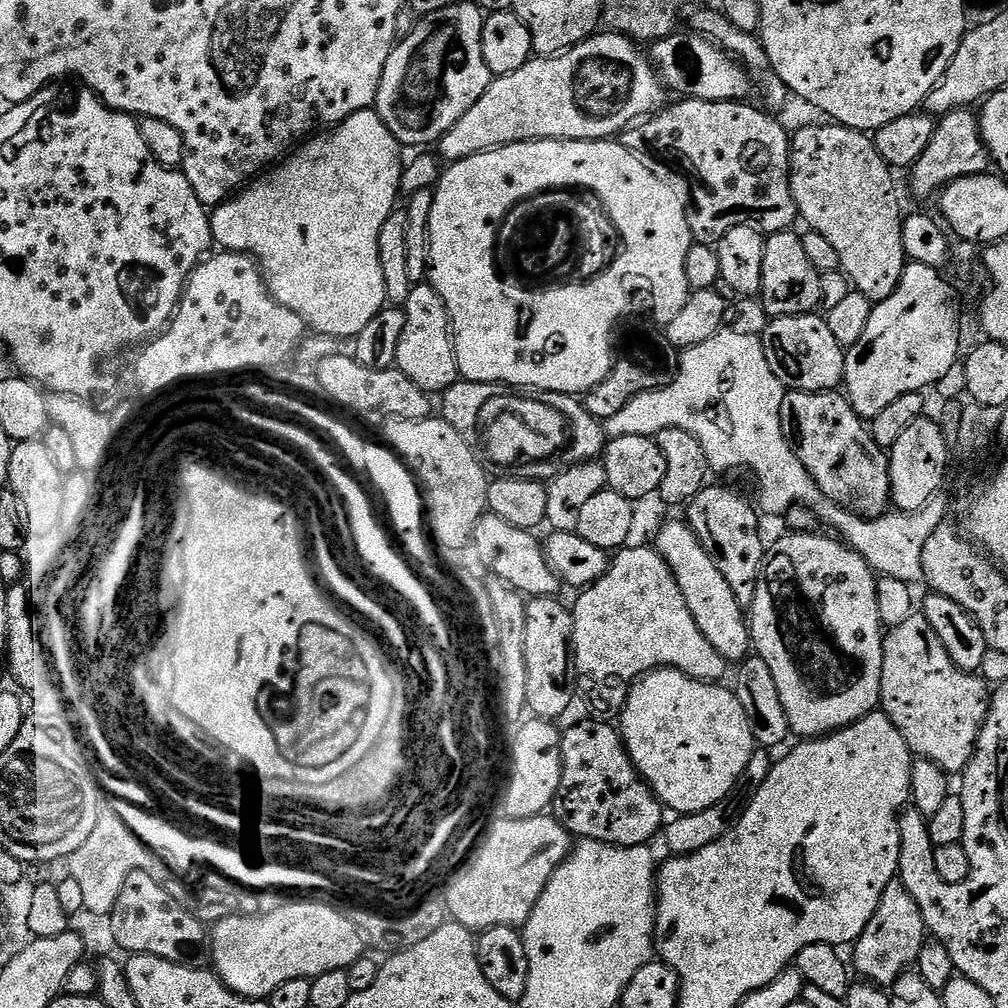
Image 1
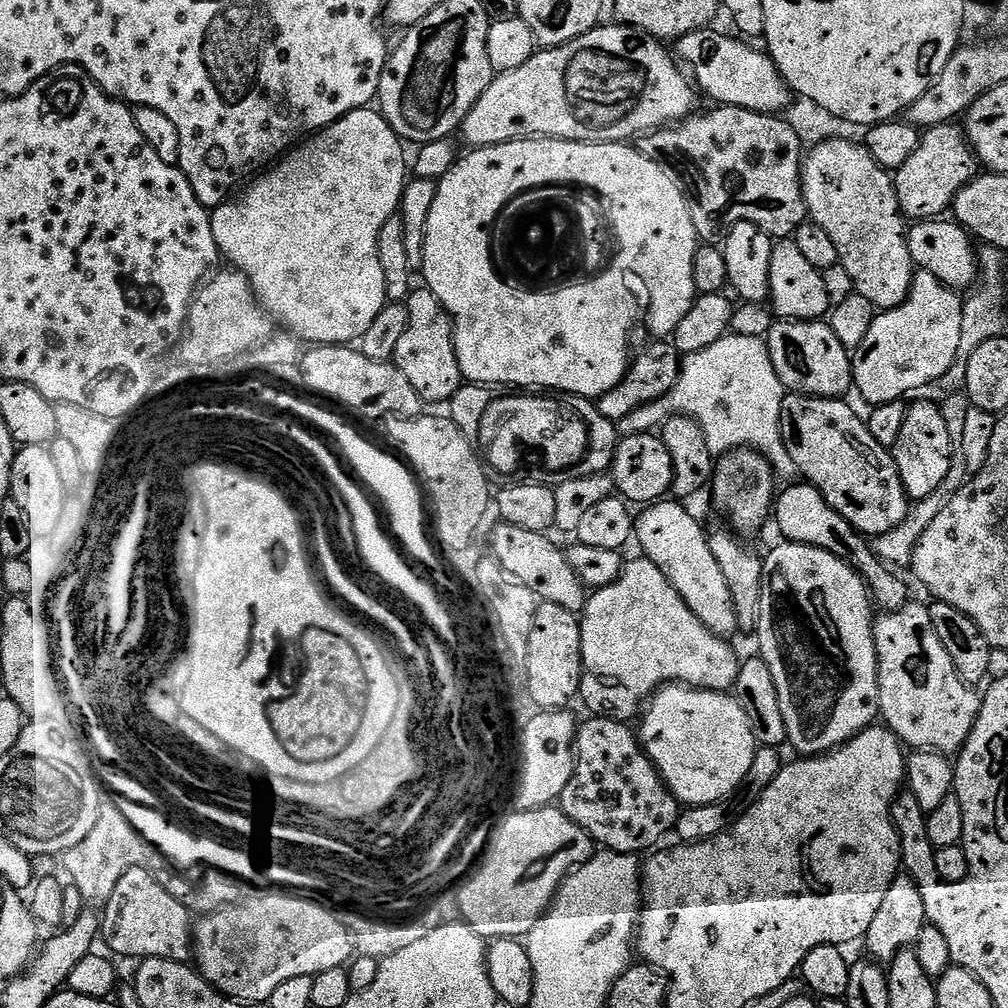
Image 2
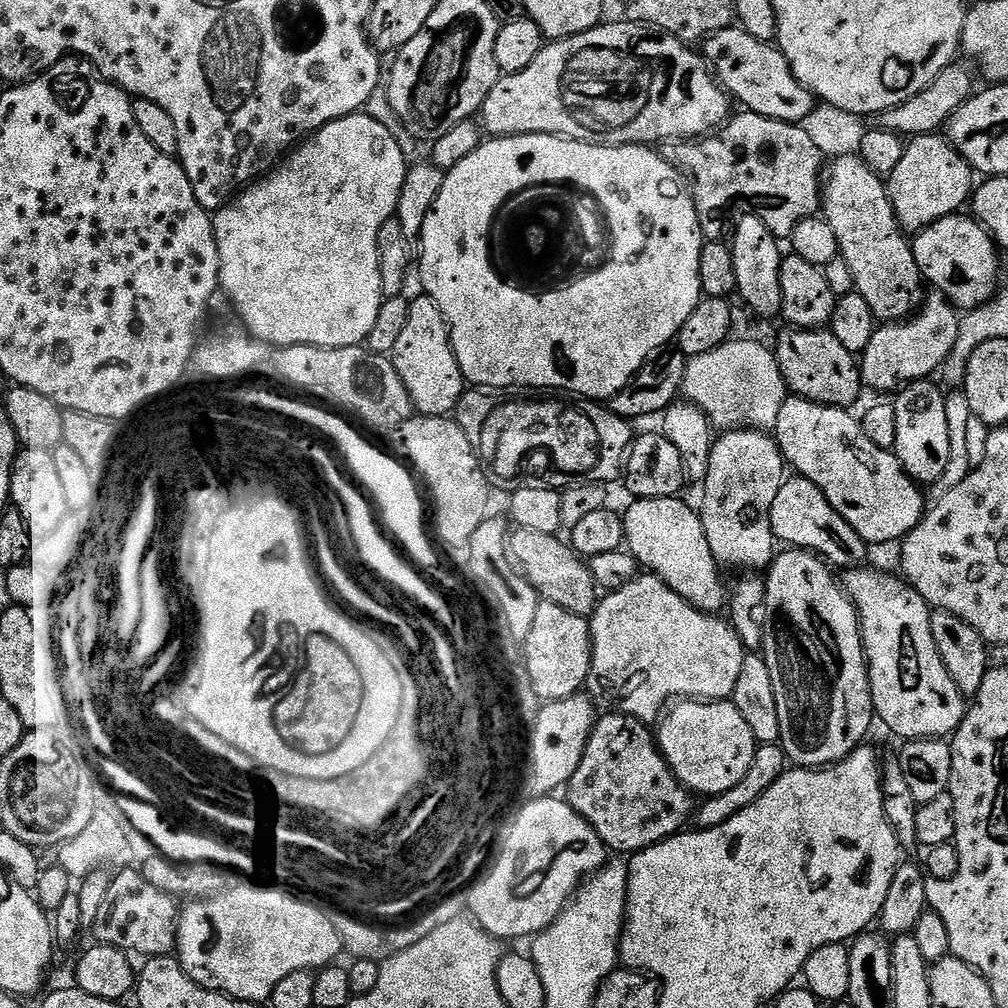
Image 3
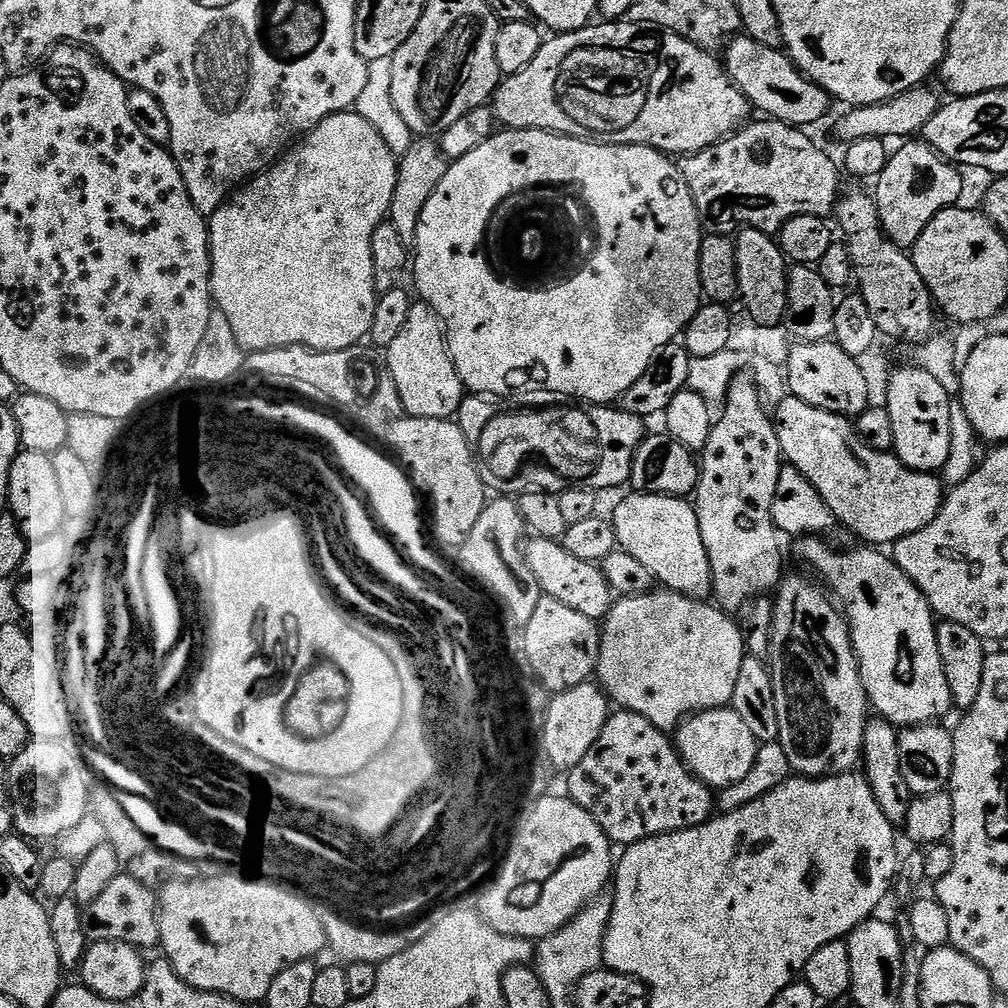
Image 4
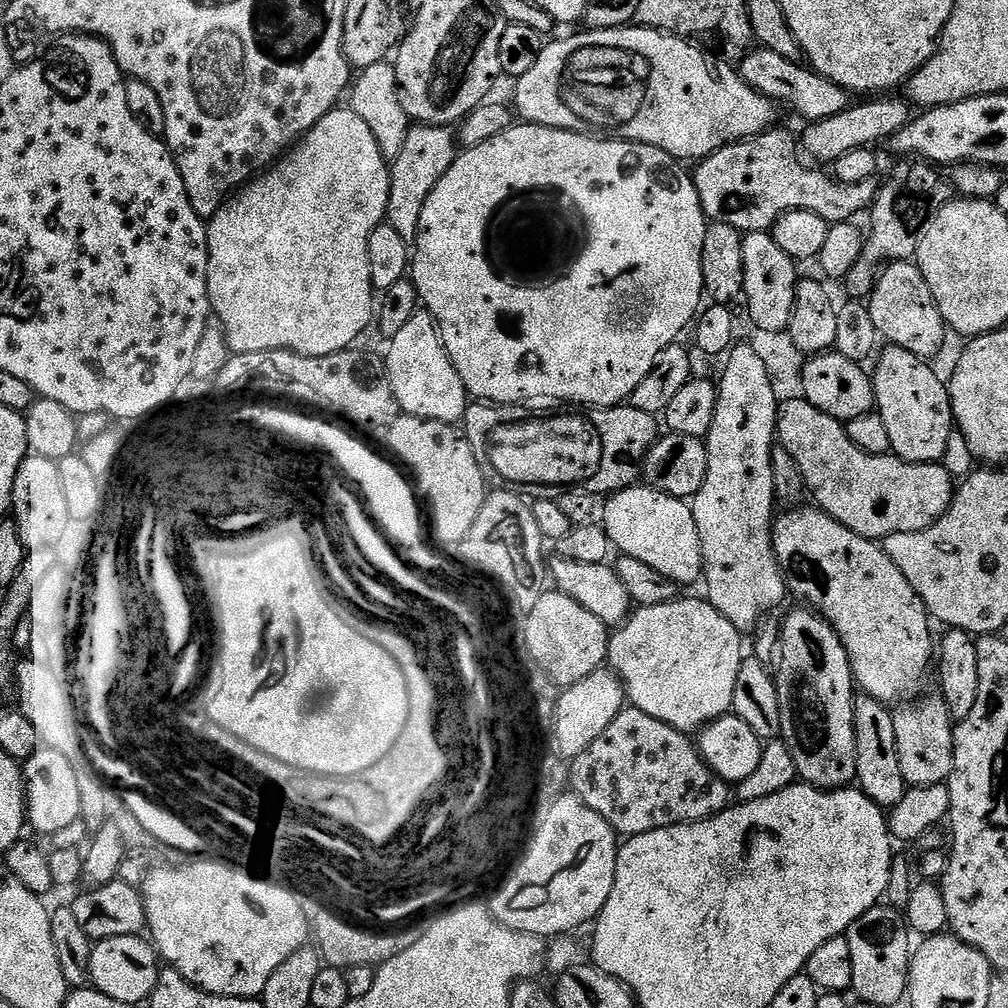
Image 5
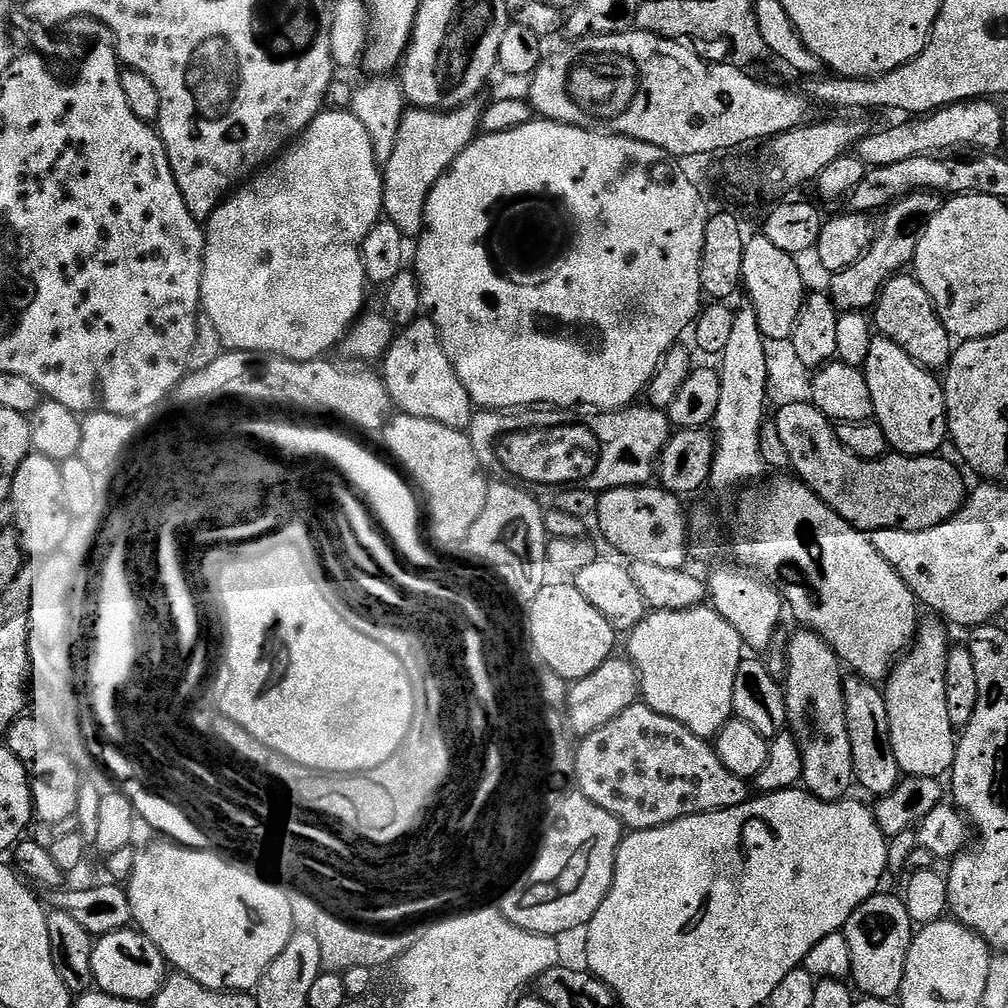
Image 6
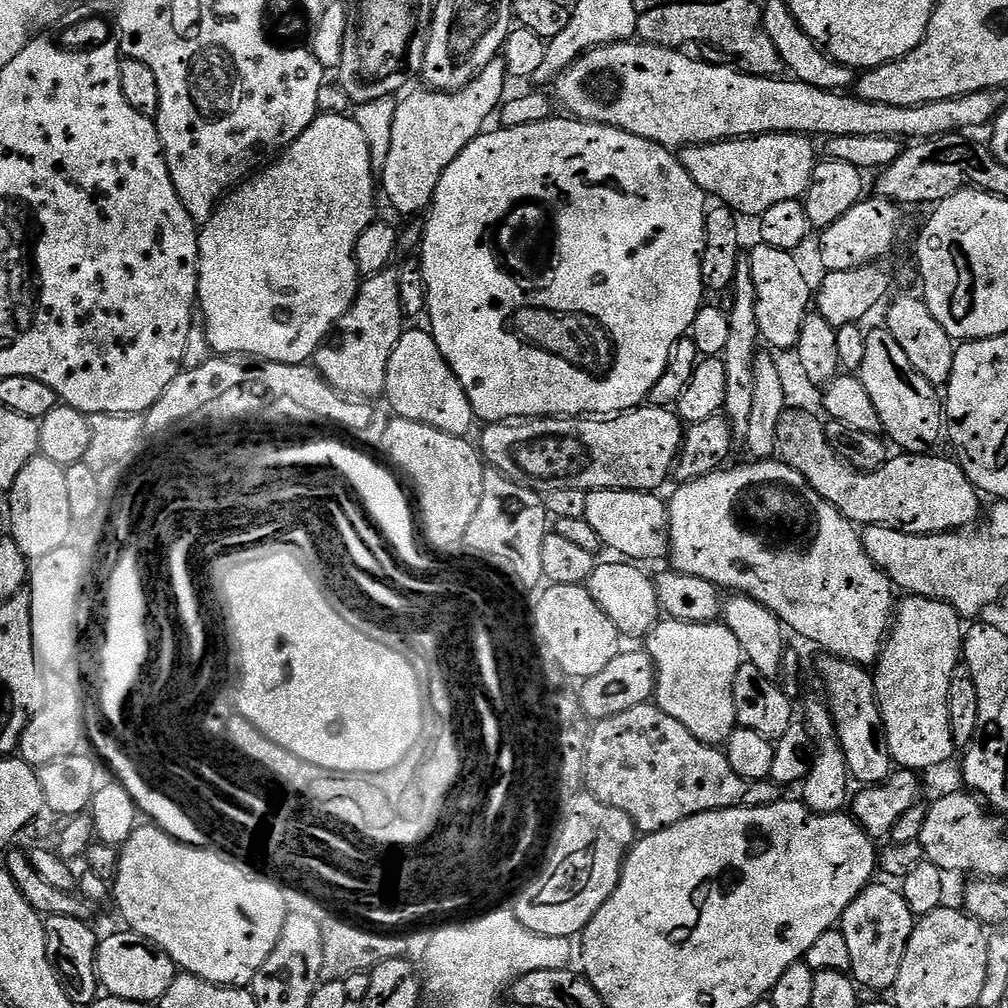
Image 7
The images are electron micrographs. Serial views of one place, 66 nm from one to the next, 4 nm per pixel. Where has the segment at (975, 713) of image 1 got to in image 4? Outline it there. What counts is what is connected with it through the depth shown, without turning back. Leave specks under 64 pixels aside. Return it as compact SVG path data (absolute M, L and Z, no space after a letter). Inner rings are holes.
M805 535L803 538L797 539L796 544L792 548L792 552L809 568L809 573L817 572L819 583L834 597L835 603L839 605L844 613L844 618L848 622L848 629L852 635L852 649L856 652L856 657L860 663L860 677L862 678L862 686L868 695L868 703L874 709L875 715L881 720L889 720L891 724L895 724L897 729L912 728L916 724L930 724L933 722L943 721L943 716L948 711L953 711L954 705L952 695L950 694L950 686L946 686L946 670L942 670L942 658L938 654L938 638L936 637L937 617L932 611L932 607L928 604L927 598L918 590L918 586L914 586L914 582L910 582L910 578L892 559L891 555L882 553L872 546L856 546L853 552L850 550L841 550L839 547L833 546L827 539L817 538L815 535Z

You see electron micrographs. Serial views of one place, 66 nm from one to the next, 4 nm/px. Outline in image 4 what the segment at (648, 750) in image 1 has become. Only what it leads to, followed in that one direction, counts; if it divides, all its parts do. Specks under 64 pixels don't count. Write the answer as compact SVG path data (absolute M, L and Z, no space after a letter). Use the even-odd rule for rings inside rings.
M730 706L711 708L688 717L674 733L674 743L680 751L680 759L703 784L713 790L734 786L746 778L754 758L758 741L750 734L746 722Z

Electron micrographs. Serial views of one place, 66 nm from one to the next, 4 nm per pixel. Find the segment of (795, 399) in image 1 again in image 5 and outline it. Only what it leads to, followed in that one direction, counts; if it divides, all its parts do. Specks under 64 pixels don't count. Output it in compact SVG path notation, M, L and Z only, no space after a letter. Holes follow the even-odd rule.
M792 400L779 405L776 414L776 434L778 444L797 462L805 489L809 493L812 491L812 496L816 499L813 500L815 507L867 540L882 542L890 534L926 530L946 514L953 502L954 477L944 469L942 463L911 464L895 454L866 454L866 450L850 442L841 421L818 410L809 400Z

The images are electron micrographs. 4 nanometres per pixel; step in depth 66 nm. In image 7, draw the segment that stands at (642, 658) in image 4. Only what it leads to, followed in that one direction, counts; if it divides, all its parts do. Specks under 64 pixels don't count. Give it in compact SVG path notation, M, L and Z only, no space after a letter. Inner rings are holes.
M664 618L648 633L646 643L656 669L656 707L670 718L678 718L704 744L727 745L730 734L738 727L734 706L734 678L742 663L738 638L723 622L695 624Z

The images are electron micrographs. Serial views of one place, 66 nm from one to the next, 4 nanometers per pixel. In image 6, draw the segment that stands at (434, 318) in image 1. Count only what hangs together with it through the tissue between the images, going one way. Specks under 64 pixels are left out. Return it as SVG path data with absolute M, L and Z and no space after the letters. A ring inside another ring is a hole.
M427 318L415 320L409 328L397 331L394 339L388 346L387 352L382 357L382 377L388 388L389 398L393 405L403 415L414 418L426 418L430 422L438 422L442 426L467 430L471 426L471 418L474 413L474 405L466 386L458 378L450 358L446 358L446 350L440 341L440 335L432 321Z

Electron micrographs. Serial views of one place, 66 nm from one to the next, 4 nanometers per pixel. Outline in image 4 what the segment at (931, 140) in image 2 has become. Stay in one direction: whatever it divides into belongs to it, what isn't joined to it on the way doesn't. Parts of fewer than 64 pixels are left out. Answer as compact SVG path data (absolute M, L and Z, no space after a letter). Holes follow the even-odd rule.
M912 138L900 146L897 152L895 149L889 155L882 174L875 177L874 199L888 239L893 240L899 248L908 250L918 242L918 238L922 238L922 230L930 226L934 217L963 201L960 199L964 196L965 173L952 161L938 155L923 139Z

